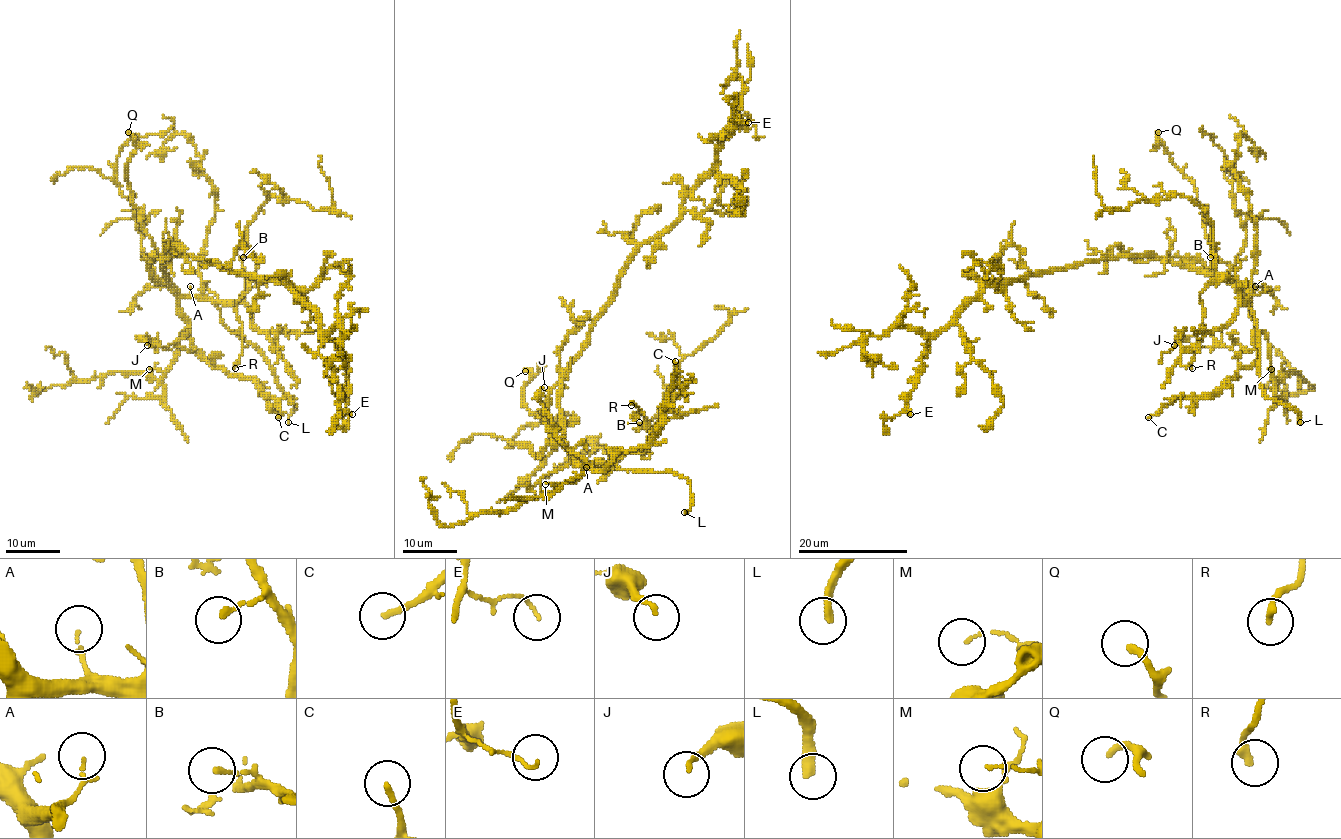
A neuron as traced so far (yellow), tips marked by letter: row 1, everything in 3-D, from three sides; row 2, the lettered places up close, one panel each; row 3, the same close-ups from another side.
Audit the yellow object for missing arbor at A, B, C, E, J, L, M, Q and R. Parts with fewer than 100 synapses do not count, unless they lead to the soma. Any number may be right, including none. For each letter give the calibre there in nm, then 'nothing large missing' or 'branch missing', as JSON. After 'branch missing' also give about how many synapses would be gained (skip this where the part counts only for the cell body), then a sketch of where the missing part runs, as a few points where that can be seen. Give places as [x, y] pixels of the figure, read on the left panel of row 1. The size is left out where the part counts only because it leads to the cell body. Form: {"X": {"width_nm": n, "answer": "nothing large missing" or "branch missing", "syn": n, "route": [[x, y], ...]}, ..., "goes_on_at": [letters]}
{"A": {"width_nm": 120, "answer": "nothing large missing"}, "B": {"width_nm": 150, "answer": "nothing large missing"}, "C": {"width_nm": 170, "answer": "nothing large missing"}, "E": {"width_nm": 90, "answer": "nothing large missing"}, "J": {"width_nm": 140, "answer": "nothing large missing"}, "L": {"width_nm": 320, "answer": "branch missing", "route": [[288, 422], [295, 471], [297, 462], [288, 450]]}, "M": {"width_nm": 80, "answer": "nothing large missing"}, "Q": {"width_nm": 220, "answer": "nothing large missing"}, "R": {"width_nm": 240, "answer": "nothing large missing"}, "goes_on_at": ["L"]}

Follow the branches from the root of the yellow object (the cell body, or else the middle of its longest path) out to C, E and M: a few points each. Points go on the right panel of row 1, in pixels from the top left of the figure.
C: (1176, 266), (1217, 272), (1245, 298), (1253, 320), (1256, 361), (1243, 365), (1211, 394), (1178, 396), (1148, 417)
E: (1176, 266), (1153, 256), (1112, 256), (989, 282), (929, 341), (921, 358), (918, 381), (907, 402), (910, 414)
M: (1176, 266), (1195, 266), (1217, 272), (1245, 298), (1255, 326), (1267, 339), (1271, 369)

